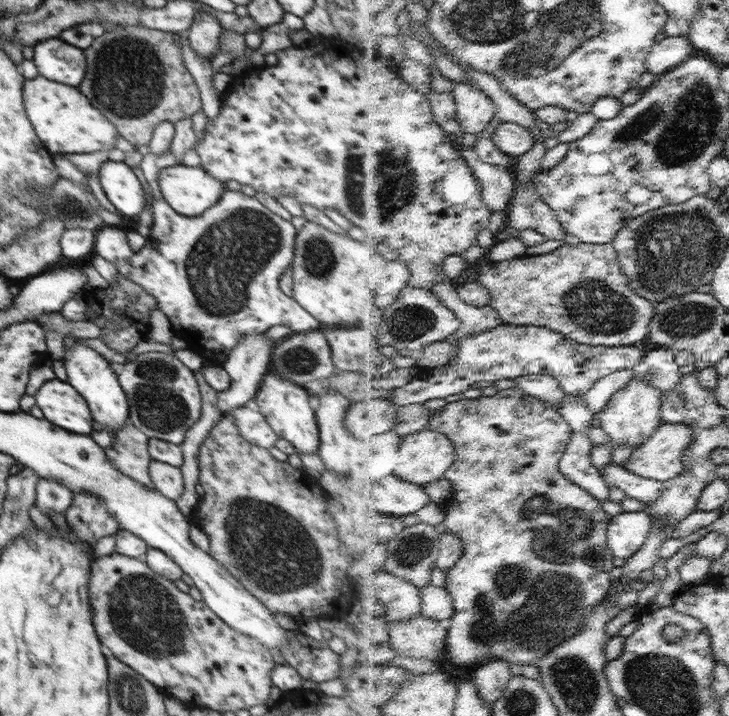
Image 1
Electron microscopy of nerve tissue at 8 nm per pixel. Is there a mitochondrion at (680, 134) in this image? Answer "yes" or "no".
yes

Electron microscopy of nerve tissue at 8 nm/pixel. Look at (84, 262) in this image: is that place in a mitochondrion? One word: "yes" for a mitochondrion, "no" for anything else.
no

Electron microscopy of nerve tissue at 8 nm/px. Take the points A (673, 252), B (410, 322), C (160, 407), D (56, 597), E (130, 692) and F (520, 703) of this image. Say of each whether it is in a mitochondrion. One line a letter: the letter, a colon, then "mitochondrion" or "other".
A: mitochondrion
B: mitochondrion
C: mitochondrion
D: other
E: mitochondrion
F: mitochondrion

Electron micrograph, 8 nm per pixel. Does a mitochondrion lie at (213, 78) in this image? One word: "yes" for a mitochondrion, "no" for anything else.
no

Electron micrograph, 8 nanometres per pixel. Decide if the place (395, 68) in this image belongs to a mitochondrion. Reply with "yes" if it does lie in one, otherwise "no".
no

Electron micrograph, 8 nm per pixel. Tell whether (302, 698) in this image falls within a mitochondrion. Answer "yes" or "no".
no

